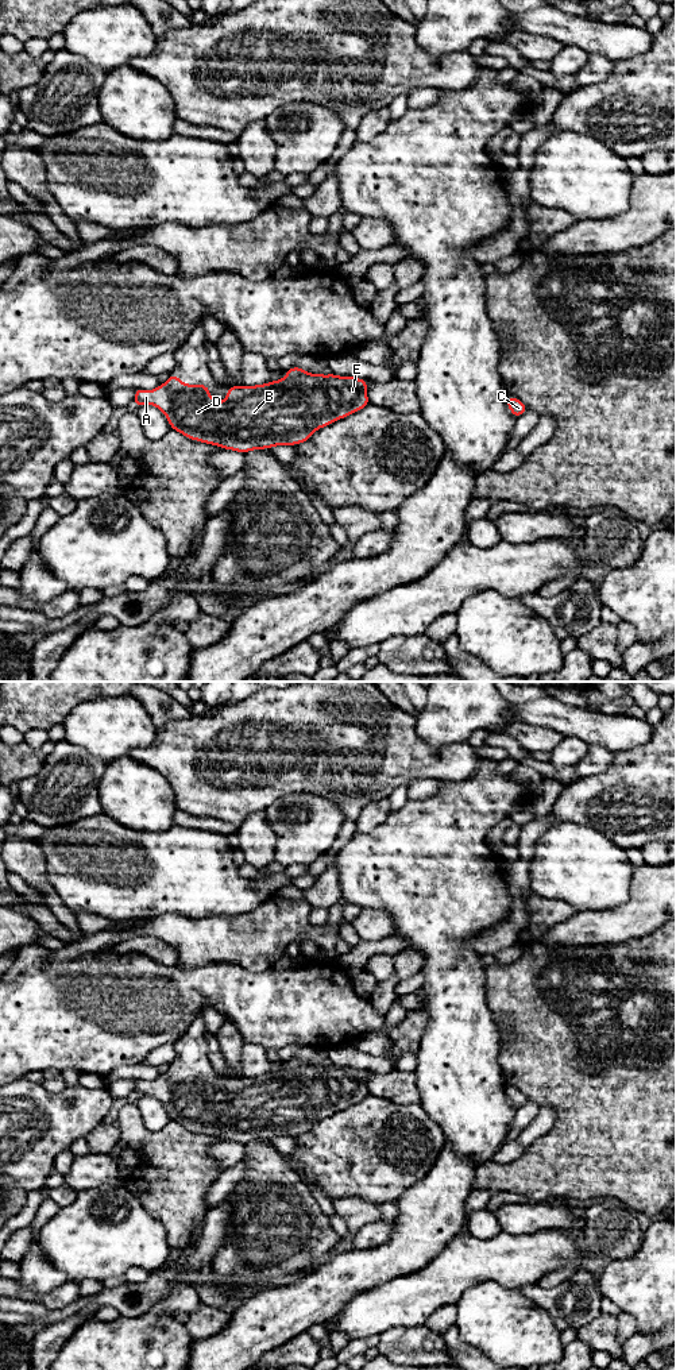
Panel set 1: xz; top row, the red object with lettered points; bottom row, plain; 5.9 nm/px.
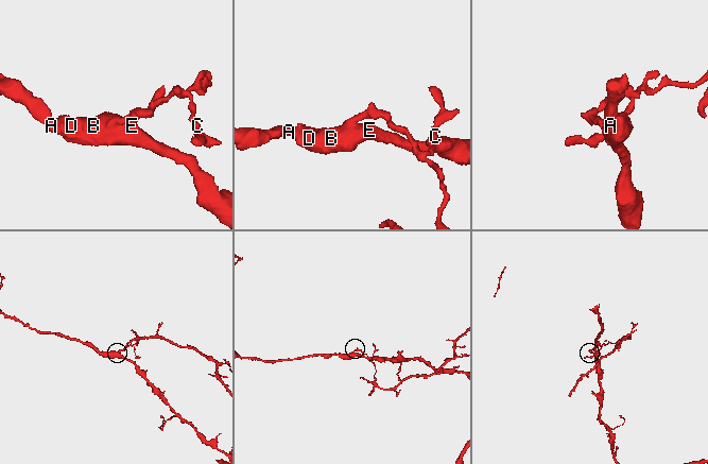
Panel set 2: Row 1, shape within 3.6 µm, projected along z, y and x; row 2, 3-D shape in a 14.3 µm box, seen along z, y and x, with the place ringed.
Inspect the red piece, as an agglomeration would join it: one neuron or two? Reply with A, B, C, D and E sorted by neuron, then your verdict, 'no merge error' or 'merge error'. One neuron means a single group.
A B D E / C | merge error

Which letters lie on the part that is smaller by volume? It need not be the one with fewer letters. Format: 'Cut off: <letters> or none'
Cut off: C

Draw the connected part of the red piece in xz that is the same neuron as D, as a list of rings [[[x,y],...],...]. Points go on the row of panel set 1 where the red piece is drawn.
[[[333,373],[304,374],[263,385],[229,386],[224,401],[216,402],[206,385],[188,385],[174,374],[154,390],[136,389],[134,406],[157,406],[167,418],[170,428],[189,440],[247,454],[275,445],[297,445],[337,420],[370,405],[368,381],[356,377],[339,377]]]

